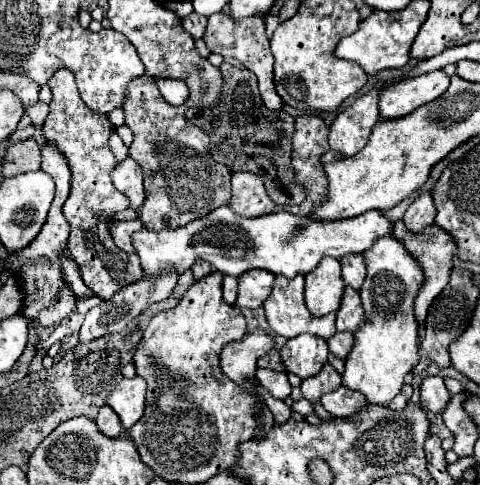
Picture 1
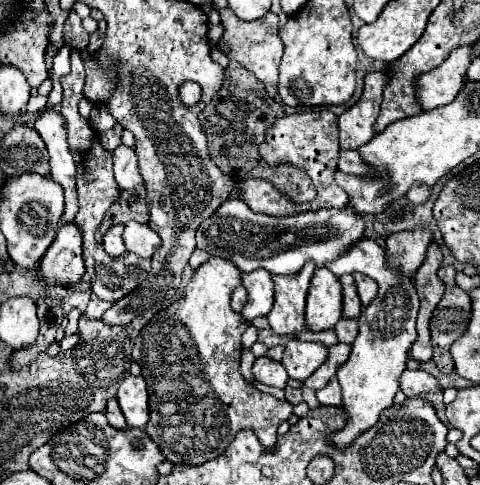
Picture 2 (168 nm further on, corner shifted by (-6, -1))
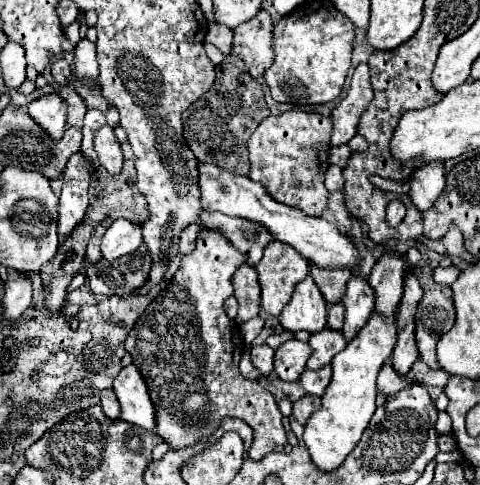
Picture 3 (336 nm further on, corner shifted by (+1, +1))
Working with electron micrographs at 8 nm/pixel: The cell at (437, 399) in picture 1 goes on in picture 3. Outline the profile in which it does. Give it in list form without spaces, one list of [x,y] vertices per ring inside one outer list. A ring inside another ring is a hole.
[[[389,360],[385,362],[385,366],[381,368],[379,378],[377,378],[377,390],[383,392],[385,396],[397,394],[399,390],[409,388],[409,386],[413,386],[413,384],[415,384],[415,380],[409,380],[407,376],[399,376],[399,374],[393,370],[393,366],[391,366]]]

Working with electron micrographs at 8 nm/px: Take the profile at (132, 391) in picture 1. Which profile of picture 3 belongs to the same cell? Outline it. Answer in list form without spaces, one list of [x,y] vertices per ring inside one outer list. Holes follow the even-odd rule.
[[[133,364],[119,372],[113,382],[113,392],[121,406],[121,420],[141,426],[145,430],[155,428],[155,408],[149,400],[143,376]]]

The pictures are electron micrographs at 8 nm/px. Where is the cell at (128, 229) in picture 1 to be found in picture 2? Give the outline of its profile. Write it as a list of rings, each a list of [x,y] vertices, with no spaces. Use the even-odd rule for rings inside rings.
[[[116,224],[104,234],[104,250],[108,252],[108,256],[120,256],[120,254],[126,252],[122,232],[124,232],[124,226]]]

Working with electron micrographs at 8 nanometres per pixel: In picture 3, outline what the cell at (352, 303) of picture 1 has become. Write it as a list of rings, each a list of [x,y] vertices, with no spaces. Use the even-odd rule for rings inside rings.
[[[311,266],[311,276],[315,280],[315,284],[319,286],[321,294],[325,296],[327,304],[333,306],[337,302],[341,302],[343,294],[345,294],[345,286],[347,280],[351,278],[351,270],[343,268],[343,270],[321,270]]]

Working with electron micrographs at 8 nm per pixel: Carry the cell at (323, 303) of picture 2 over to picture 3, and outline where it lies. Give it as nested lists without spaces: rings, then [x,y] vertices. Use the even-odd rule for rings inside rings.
[[[311,276],[295,286],[291,302],[283,308],[279,322],[289,332],[319,332],[327,326],[327,302]]]

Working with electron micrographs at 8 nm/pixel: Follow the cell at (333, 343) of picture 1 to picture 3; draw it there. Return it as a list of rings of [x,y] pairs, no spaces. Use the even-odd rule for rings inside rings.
[[[335,304],[335,306],[331,306],[329,308],[329,322],[327,322],[327,326],[329,328],[333,328],[333,330],[341,330],[341,326],[343,326],[343,314],[345,314],[345,310],[343,310],[343,306],[341,304]]]

